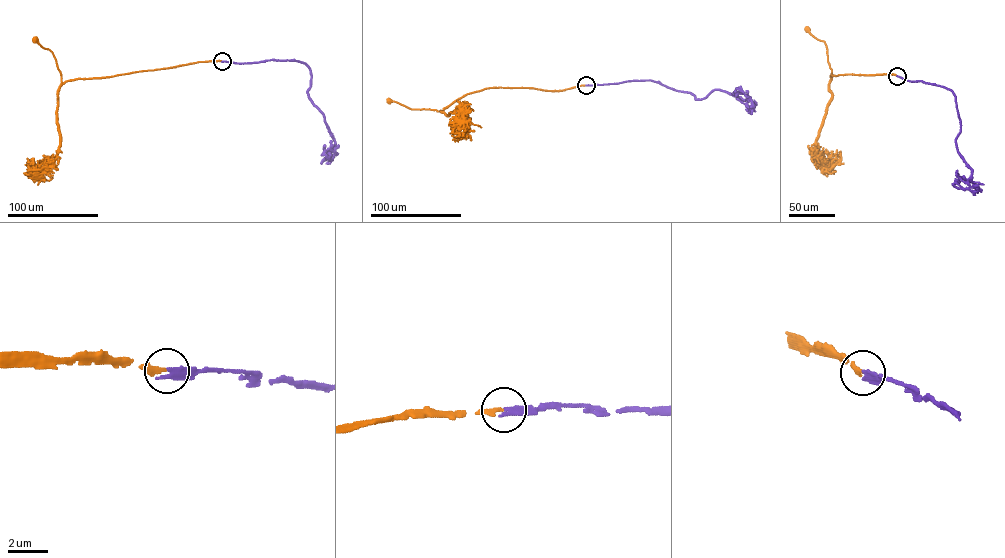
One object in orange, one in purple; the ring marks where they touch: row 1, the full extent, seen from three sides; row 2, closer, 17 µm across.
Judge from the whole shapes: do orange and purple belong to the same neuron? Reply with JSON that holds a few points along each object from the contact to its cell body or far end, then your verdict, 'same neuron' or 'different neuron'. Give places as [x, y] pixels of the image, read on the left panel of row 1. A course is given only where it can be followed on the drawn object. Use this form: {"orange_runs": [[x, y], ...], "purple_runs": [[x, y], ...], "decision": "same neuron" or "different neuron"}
{"orange_runs": [[222, 61], [75, 79], [61, 84], [61, 75], [53, 53], [34, 40]], "purple_runs": [[222, 61], [305, 64], [311, 76], [308, 98], [334, 142], [334, 155], [325, 155]], "decision": "same neuron"}

